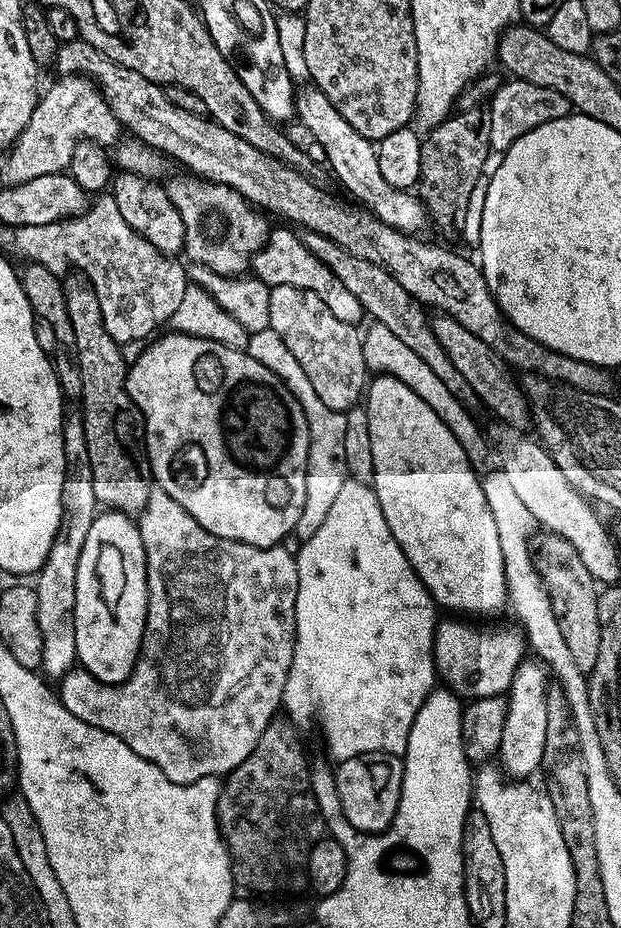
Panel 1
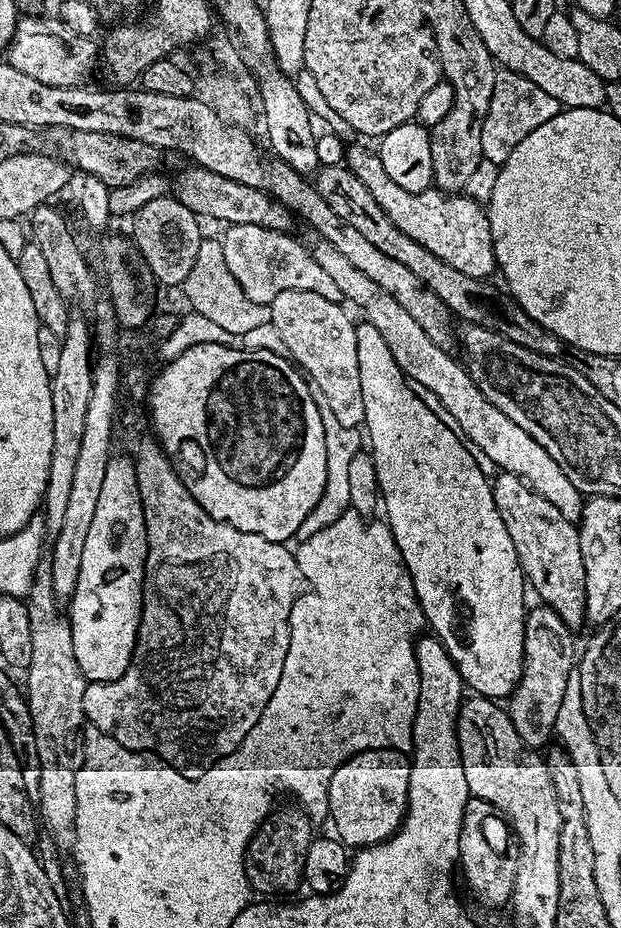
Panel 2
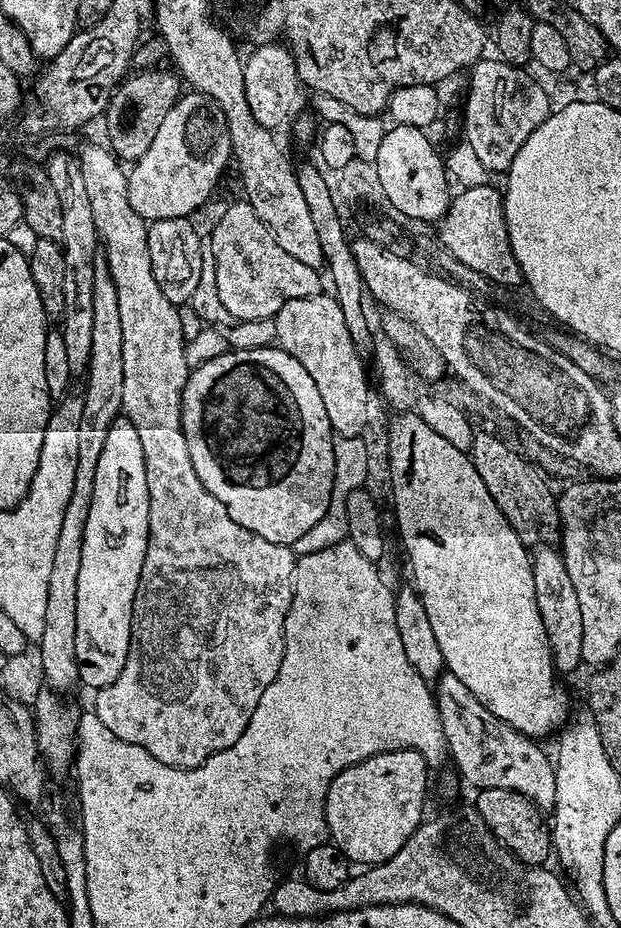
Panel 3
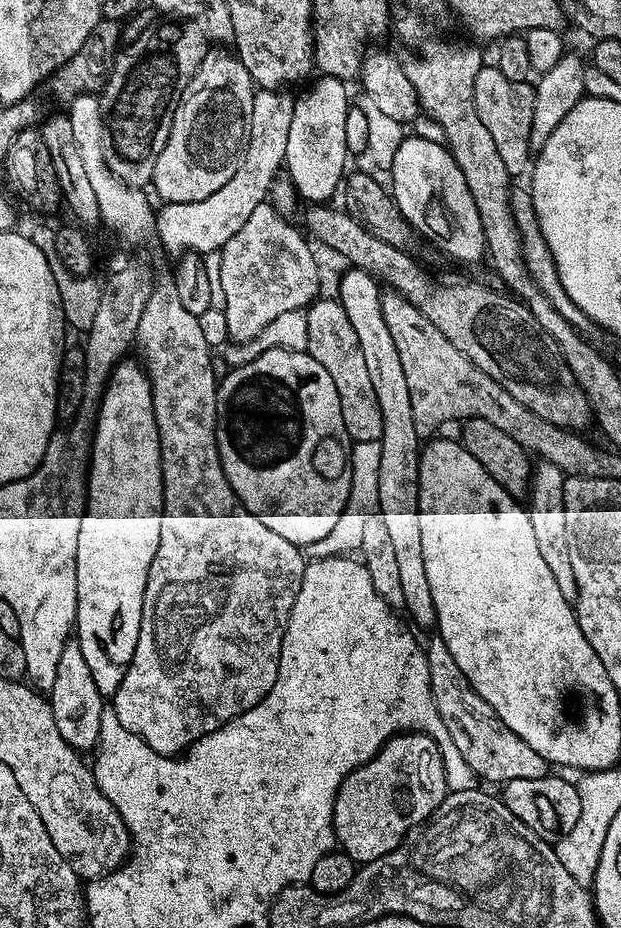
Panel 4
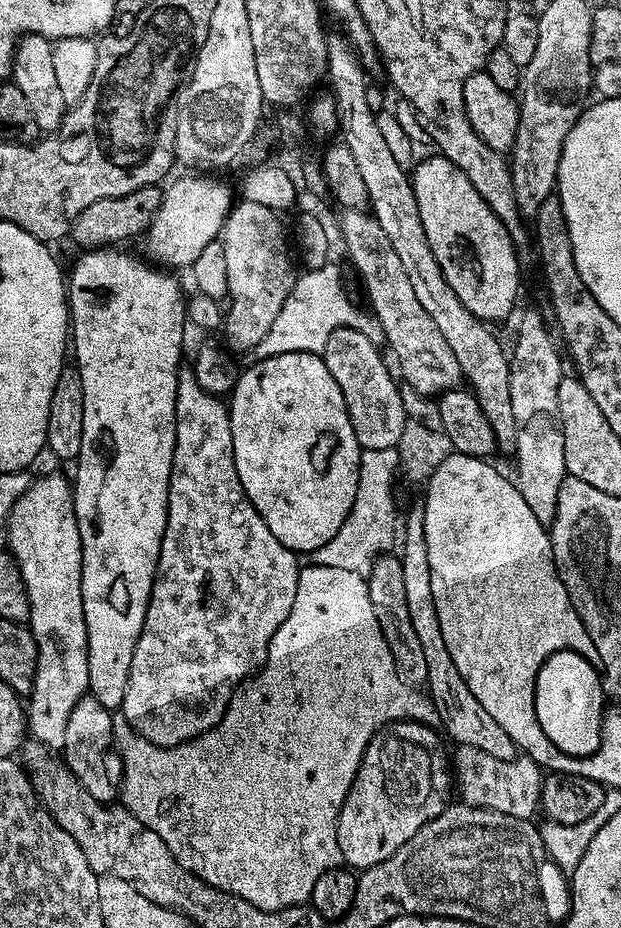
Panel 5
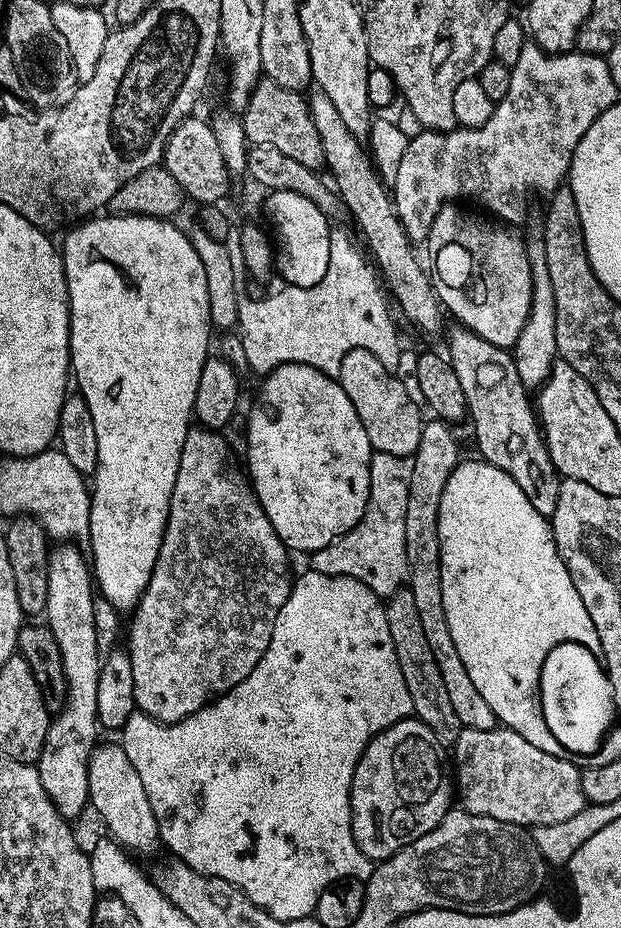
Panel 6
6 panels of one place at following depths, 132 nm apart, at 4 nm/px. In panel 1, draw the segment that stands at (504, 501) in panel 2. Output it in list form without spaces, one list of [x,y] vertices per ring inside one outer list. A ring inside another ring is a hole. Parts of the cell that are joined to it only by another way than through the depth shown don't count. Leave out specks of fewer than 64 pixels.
[[[544,532],[531,541],[532,560],[550,594],[550,606],[554,606],[554,618],[562,630],[562,639],[570,649],[578,670],[591,673],[594,662],[598,662],[598,645],[602,643],[602,630],[598,622],[600,592],[598,581],[578,558],[578,550],[554,532]]]

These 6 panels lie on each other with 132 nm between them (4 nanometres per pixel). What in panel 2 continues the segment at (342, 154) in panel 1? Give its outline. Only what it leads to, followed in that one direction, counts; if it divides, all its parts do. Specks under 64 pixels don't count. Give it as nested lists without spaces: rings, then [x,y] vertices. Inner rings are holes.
[[[358,143],[347,145],[346,167],[357,176],[362,186],[366,186],[366,190],[370,190],[374,202],[378,202],[378,206],[382,206],[386,212],[386,218],[390,218],[390,222],[394,222],[402,234],[414,238],[418,246],[426,246],[430,254],[454,266],[454,270],[462,270],[462,274],[470,274],[470,278],[479,280],[491,277],[491,272],[496,268],[496,255],[485,205],[466,194],[441,192],[435,186],[421,192],[404,190],[386,174],[379,155]]]

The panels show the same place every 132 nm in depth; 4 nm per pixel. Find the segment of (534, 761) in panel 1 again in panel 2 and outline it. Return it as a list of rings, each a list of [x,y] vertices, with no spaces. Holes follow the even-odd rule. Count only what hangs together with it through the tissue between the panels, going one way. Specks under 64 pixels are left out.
[[[529,607],[524,617],[524,669],[520,681],[506,700],[506,711],[514,722],[514,730],[518,730],[524,744],[537,750],[543,749],[549,743],[548,739],[553,739],[558,710],[562,707],[562,697],[566,694],[566,682],[570,682],[570,674],[578,664],[578,648],[576,652],[576,644],[572,641],[573,629],[568,628],[552,608],[539,607]]]

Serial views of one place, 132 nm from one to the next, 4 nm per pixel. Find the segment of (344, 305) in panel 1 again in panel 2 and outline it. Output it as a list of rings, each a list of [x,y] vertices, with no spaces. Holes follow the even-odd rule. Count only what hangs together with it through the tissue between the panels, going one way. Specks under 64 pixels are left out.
[[[232,224],[227,225],[223,231],[225,232],[222,233],[221,246],[222,253],[225,255],[226,266],[241,284],[247,298],[253,299],[254,302],[271,305],[272,300],[278,298],[278,294],[282,290],[306,290],[314,294],[322,294],[322,298],[327,300],[339,301],[341,299],[334,278],[330,278],[330,274],[326,274],[326,270],[322,270],[322,266],[318,266],[318,262],[314,262],[311,251],[307,247],[303,248],[292,237],[292,234],[263,229],[262,226]]]

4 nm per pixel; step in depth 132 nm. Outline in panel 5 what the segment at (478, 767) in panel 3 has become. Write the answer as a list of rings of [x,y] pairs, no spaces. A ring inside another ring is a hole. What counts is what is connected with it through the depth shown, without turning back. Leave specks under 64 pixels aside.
[[[412,608],[410,623],[414,625],[414,634],[418,634],[422,654],[426,654],[427,695],[436,708],[437,714],[440,715],[440,724],[448,731],[449,738],[456,740],[457,745],[474,746],[474,750],[482,750],[482,754],[490,754],[490,758],[516,759],[518,749],[516,743],[510,738],[510,734],[506,734],[506,730],[502,730],[502,726],[498,726],[498,722],[494,722],[494,718],[490,718],[490,714],[486,714],[486,710],[482,710],[478,698],[474,698],[474,694],[470,694],[470,686],[466,686],[462,674],[458,674],[458,666],[454,666],[454,658],[450,658],[450,650],[446,650],[446,642],[442,638],[442,626],[438,626],[438,610],[436,608]]]

